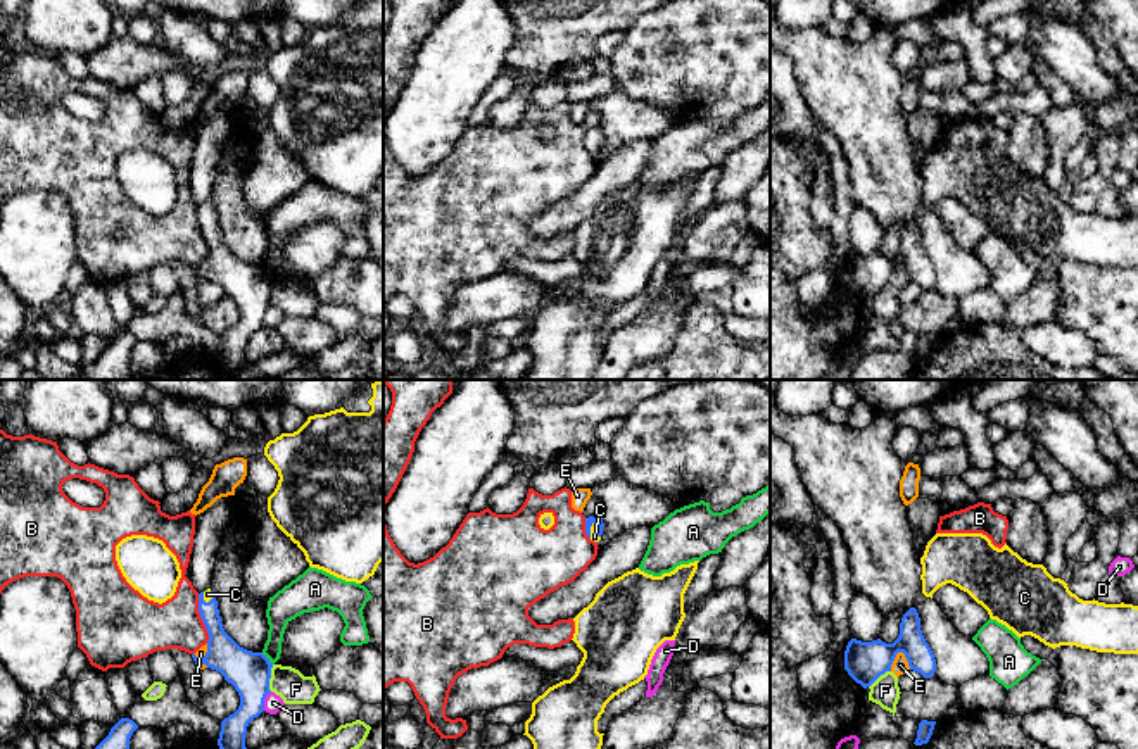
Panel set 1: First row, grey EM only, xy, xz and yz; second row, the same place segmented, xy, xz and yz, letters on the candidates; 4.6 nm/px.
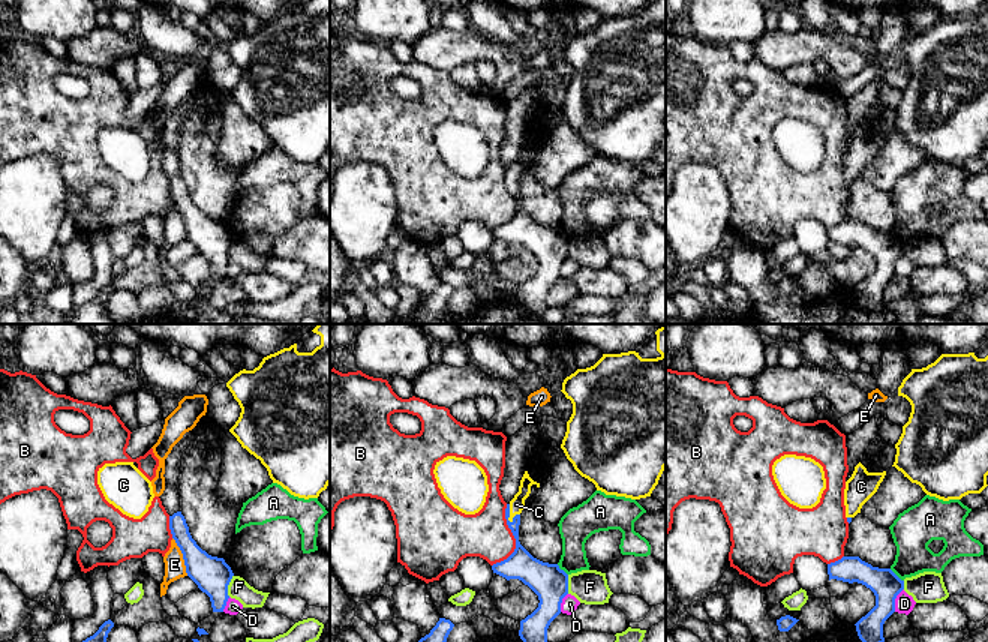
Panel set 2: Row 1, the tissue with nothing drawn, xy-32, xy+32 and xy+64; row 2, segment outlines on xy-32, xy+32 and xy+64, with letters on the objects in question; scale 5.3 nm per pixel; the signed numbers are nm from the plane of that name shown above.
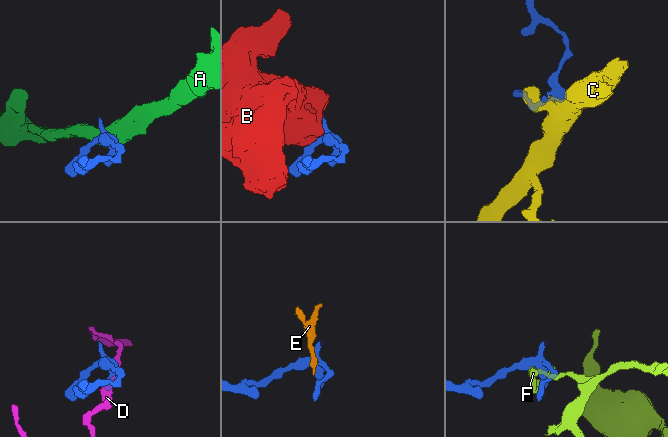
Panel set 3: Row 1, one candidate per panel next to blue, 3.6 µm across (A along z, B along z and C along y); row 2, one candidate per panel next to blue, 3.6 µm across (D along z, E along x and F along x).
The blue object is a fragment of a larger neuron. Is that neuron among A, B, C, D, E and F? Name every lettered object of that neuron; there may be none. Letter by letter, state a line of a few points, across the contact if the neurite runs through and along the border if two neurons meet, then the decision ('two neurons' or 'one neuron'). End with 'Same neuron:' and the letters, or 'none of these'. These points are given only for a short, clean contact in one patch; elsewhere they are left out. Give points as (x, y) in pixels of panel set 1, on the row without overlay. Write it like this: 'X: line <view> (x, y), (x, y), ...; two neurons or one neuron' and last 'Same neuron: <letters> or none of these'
A: line xy (261, 266), (273, 276); two neurons
B: two neurons
C: line xz (596, 132), (596, 144), (594, 151); one neuron
D: line xy (270, 304), (263, 323); two neurons
E: line yz (902, 264), (890, 283); two neurons
F: two neurons
Same neuron: C

